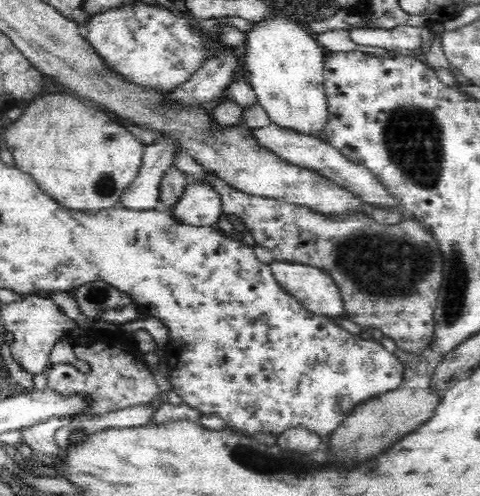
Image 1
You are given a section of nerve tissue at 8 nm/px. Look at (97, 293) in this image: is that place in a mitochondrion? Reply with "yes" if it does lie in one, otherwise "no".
yes

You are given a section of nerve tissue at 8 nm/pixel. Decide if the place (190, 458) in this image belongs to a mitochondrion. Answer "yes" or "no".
no

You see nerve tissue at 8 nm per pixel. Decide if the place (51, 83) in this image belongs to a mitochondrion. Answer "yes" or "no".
no

